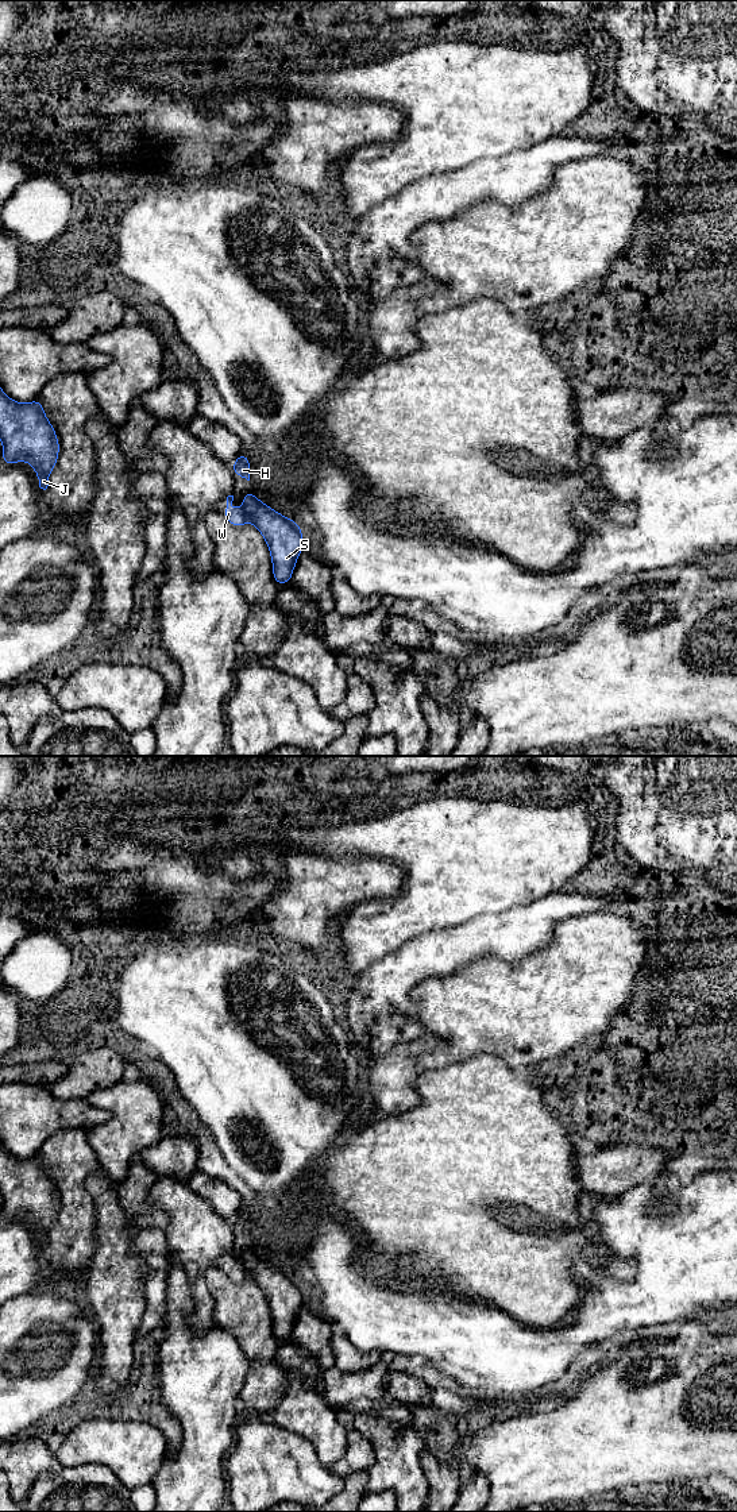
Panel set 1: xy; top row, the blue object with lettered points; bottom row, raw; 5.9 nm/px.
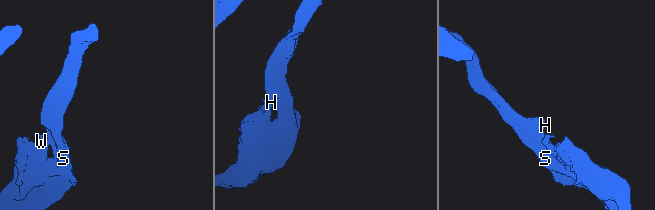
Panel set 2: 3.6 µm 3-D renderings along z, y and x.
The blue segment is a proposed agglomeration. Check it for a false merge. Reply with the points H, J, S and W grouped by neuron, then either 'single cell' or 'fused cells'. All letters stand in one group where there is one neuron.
H J S / W; fused cells

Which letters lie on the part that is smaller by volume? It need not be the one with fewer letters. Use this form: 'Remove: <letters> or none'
Remove: W

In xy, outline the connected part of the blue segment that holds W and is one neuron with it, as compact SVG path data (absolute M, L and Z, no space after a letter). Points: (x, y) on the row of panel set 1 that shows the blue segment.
M234 495L227 497L227 508L221 512L221 514L229 521L234 526L243 526L248 518L244 509L234 510L232 509Z

